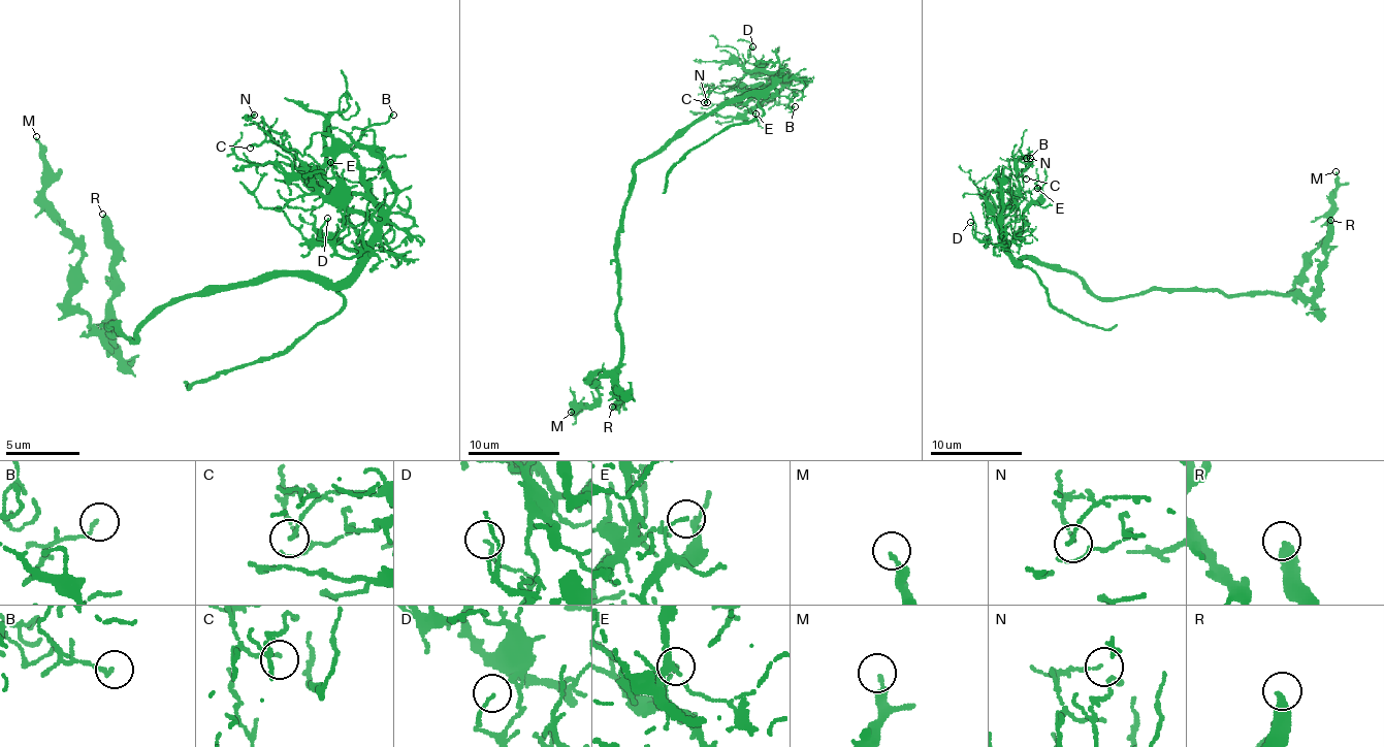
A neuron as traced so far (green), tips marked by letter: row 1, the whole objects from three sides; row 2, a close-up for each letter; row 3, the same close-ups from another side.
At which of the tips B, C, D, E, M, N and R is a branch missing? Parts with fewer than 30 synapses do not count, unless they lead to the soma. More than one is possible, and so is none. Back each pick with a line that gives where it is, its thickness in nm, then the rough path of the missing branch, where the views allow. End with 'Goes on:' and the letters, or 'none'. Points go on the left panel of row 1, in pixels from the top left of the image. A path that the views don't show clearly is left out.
Goes on: none

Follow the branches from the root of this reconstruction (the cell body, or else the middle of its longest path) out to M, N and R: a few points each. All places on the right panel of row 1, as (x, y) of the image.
M: (1102, 298), (1125, 298), (1153, 289), (1293, 294), (1306, 257), (1330, 227), (1336, 171)
N: (1102, 298), (1067, 270), (1009, 255), (1009, 162), (1026, 158)
R: (1102, 298), (1125, 298), (1153, 289), (1310, 296), (1317, 285), (1319, 266), (1326, 259), (1326, 233), (1330, 220)

